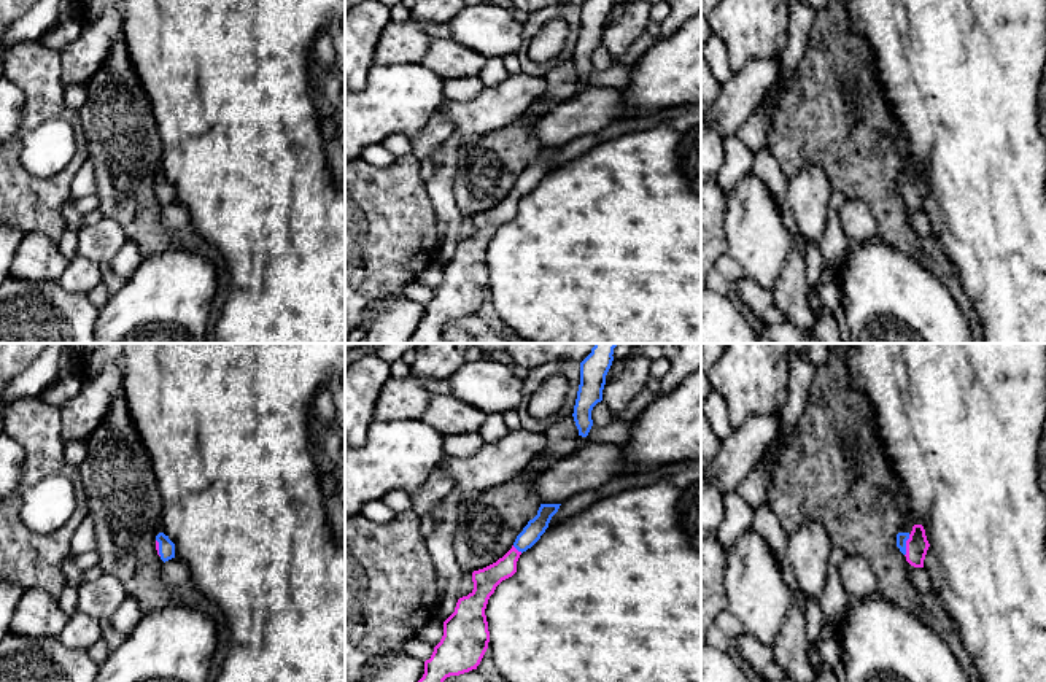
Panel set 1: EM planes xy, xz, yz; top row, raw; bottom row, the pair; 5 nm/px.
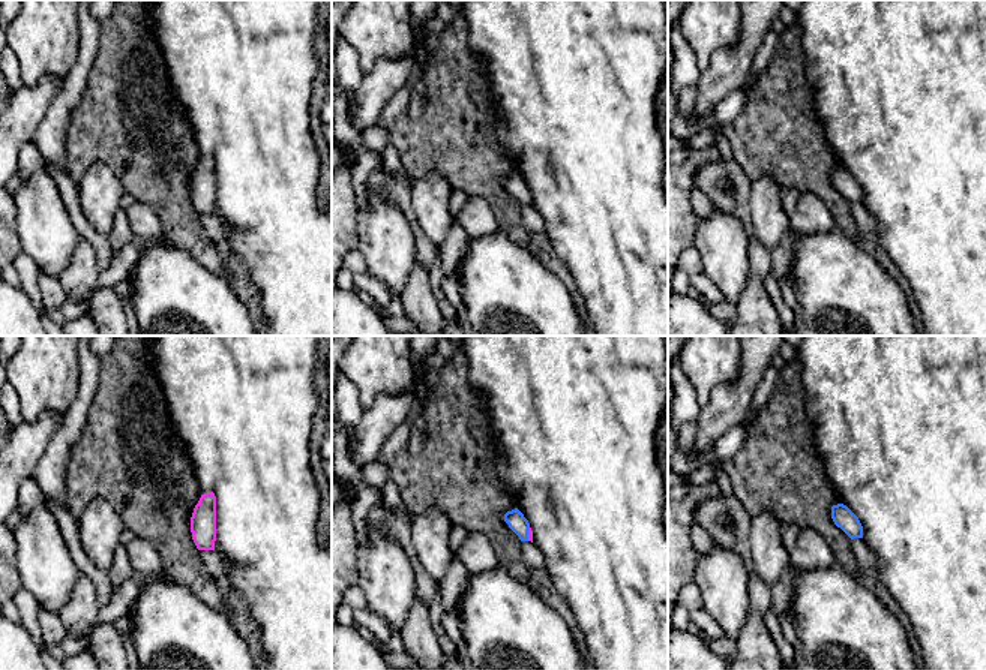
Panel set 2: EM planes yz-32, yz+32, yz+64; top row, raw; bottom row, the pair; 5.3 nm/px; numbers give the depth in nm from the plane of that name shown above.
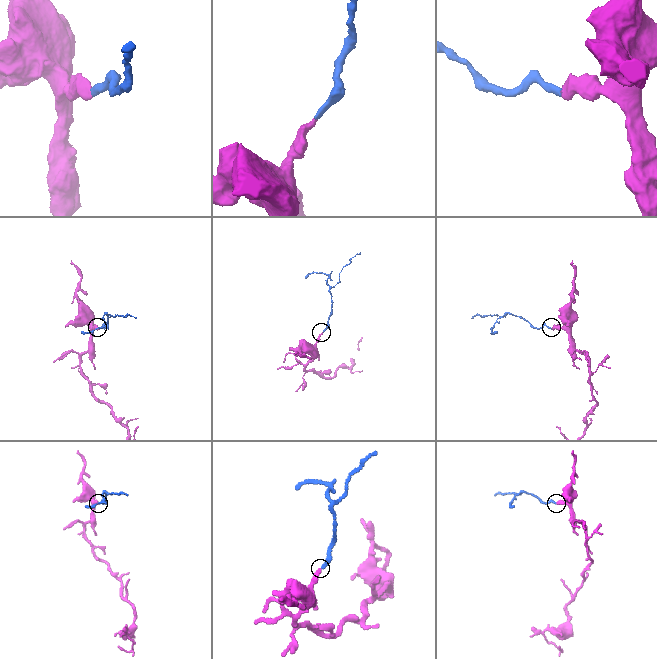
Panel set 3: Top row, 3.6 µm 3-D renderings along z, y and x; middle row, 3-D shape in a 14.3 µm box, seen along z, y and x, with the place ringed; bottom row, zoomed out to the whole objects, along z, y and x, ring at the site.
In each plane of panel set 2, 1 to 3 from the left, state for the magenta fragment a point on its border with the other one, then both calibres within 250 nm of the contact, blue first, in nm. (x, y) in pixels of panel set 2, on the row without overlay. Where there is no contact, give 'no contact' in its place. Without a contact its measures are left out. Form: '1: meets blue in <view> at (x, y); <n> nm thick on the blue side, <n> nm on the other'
1: no contact
2: meets blue in yz+32 at (527, 198); 100 nm thick on the blue side, 30 nm on the other
3: no contact

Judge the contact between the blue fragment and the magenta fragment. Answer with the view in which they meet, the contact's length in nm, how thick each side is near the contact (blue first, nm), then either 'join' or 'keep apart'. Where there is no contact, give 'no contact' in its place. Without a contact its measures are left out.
contact in yz; length 110 nm; calibres 60 and 110 nm; join

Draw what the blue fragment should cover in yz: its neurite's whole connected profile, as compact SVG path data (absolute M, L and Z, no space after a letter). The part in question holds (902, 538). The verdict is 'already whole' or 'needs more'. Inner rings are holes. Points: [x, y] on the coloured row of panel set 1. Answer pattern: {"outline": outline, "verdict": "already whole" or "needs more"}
{"outline": "M914 525L911 533L898 533L897 547L911 566L924 568L924 560L930 544L922 525Z", "verdict": "needs more"}

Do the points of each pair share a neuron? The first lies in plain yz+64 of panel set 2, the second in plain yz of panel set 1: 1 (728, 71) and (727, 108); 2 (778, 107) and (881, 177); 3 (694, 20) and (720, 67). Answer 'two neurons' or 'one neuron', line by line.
1: one neuron
2: one neuron
3: two neurons

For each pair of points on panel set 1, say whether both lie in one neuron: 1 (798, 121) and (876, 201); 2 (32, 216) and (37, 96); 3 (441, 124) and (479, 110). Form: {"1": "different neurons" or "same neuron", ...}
{"1": "same neuron", "2": "same neuron", "3": "different neurons"}

